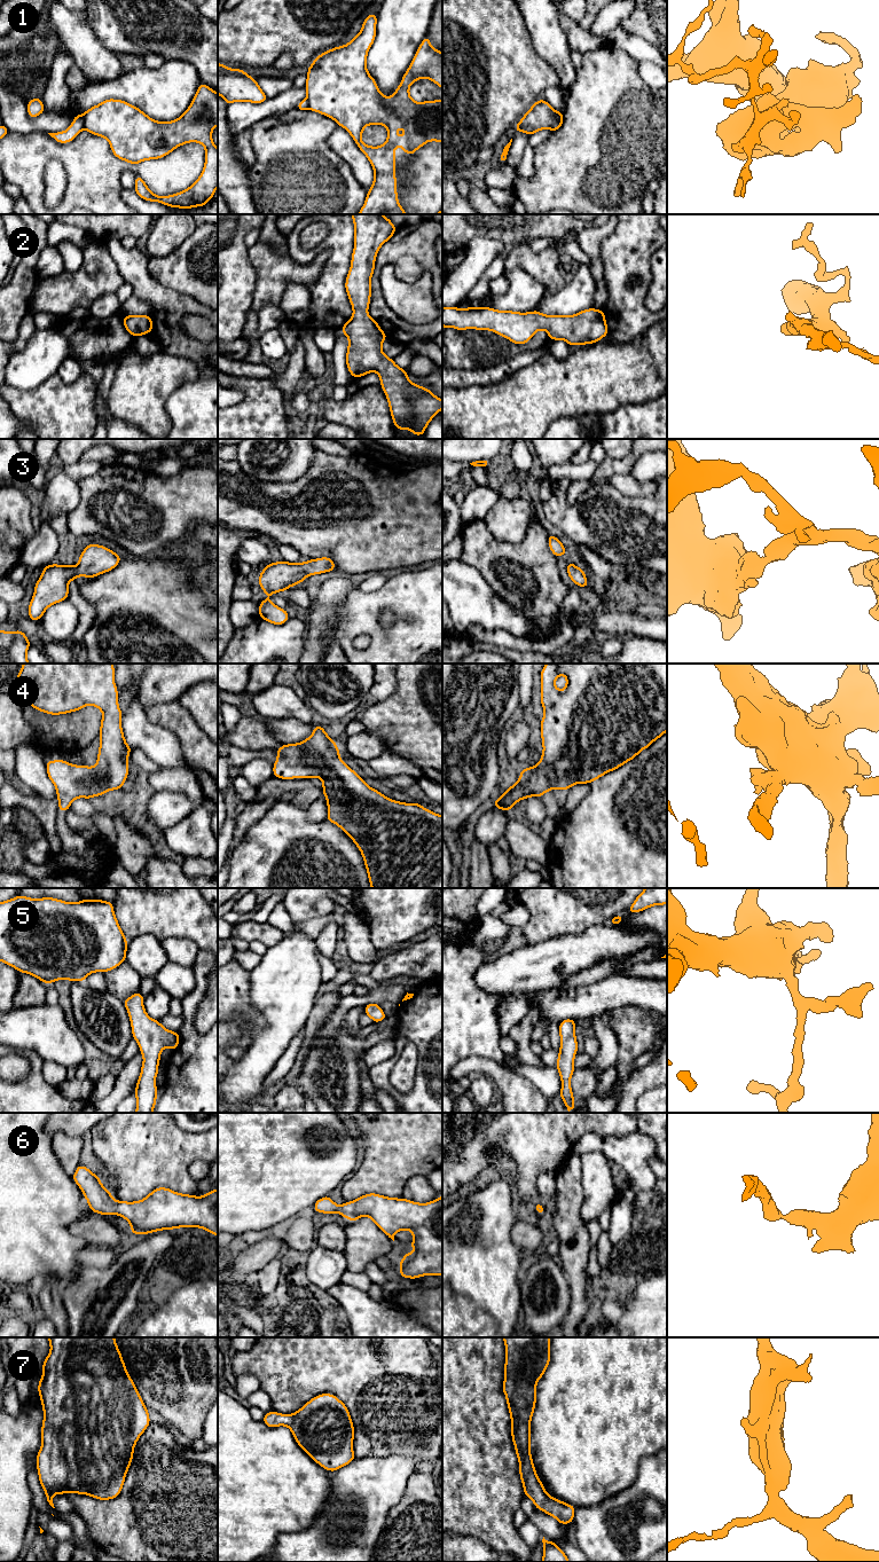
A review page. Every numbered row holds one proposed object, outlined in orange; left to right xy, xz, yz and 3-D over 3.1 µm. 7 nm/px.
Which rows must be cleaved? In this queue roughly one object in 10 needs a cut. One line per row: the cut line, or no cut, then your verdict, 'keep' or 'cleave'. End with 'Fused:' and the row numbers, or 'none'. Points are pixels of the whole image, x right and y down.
1: cut xy (83, 115), (84, 127); cleave
2: cut none; keep
3: cut none; keep
4: cut none; keep
5: cut none; keep
6: cut none; keep
7: cut none; keep
Fused: 1

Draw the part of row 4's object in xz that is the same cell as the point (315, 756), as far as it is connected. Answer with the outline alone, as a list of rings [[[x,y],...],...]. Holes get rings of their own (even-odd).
[[[314,724],[313,733],[304,741],[284,744],[276,749],[273,775],[292,778],[322,779],[322,792],[327,799],[327,821],[340,827],[360,849],[371,888],[442,888],[442,815],[423,808],[421,803],[399,802],[386,798],[367,785],[339,756],[339,747],[327,735],[324,728]]]

